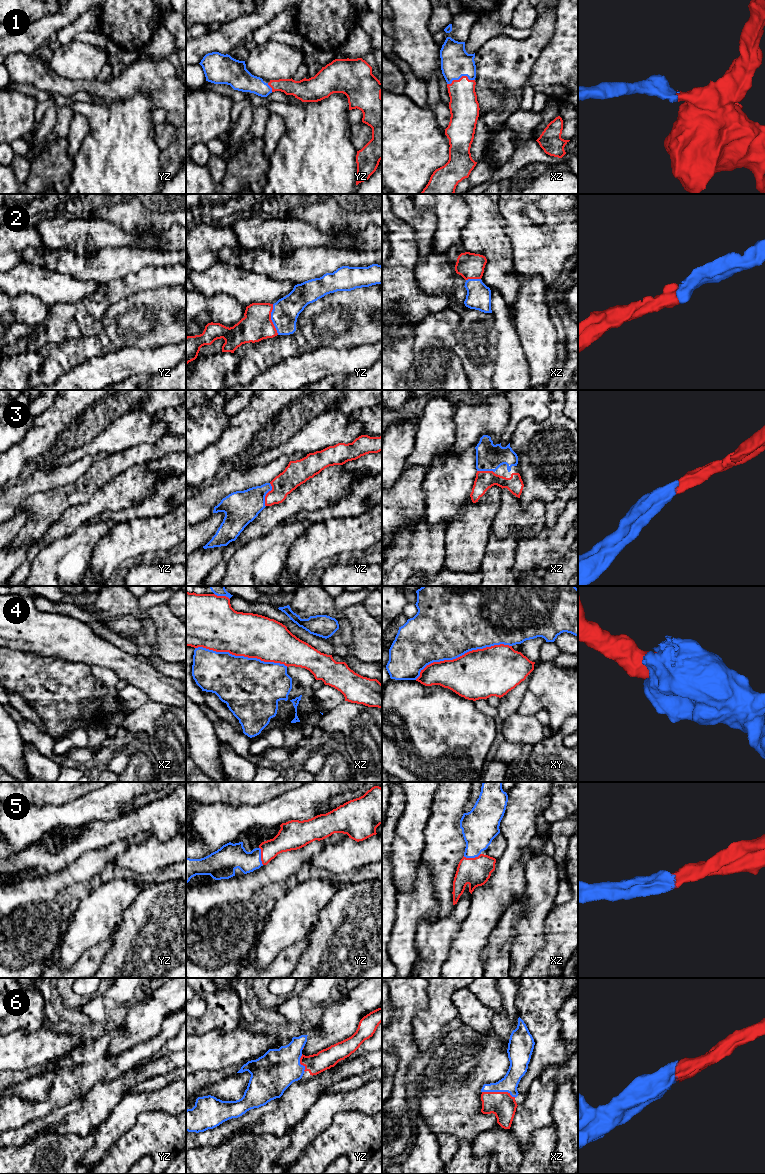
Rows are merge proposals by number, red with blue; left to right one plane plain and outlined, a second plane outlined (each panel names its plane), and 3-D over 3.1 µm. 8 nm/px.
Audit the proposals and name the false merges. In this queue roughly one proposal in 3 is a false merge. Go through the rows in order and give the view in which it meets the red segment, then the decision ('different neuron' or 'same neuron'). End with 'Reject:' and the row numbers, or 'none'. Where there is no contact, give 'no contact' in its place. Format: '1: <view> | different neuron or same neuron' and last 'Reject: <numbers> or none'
1: xz | same neuron
2: yz | same neuron
3: yz | same neuron
4: xy | different neuron
5: yz | same neuron
6: xz | same neuron
Reject: 4

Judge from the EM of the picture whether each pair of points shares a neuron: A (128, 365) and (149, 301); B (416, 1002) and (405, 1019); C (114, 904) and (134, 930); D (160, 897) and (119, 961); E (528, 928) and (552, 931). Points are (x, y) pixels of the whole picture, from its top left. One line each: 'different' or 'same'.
A: different
B: same
C: different
D: same
E: different

